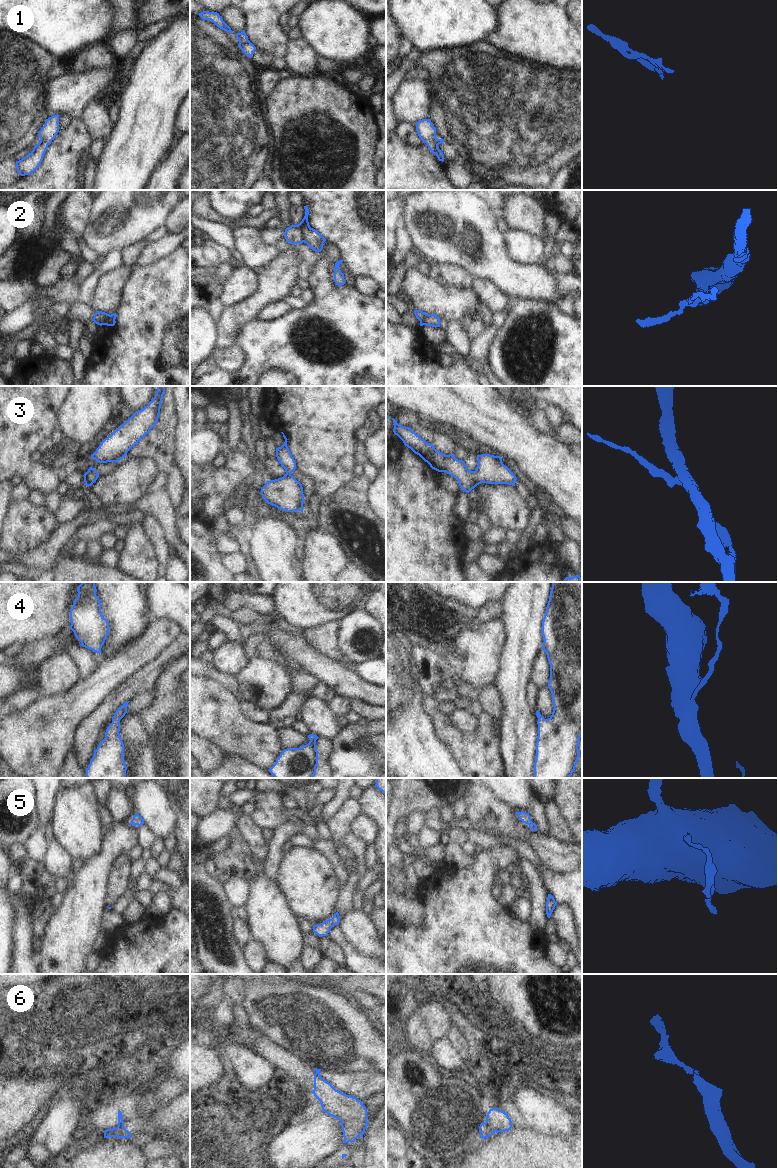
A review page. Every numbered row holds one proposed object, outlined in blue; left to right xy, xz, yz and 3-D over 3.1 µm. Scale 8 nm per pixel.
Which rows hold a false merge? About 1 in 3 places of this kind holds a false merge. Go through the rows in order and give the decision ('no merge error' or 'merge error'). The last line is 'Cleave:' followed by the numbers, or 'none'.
1: no merge error
2: merge error
3: no merge error
4: no merge error
5: no merge error
6: merge error
Cleave: 2, 6

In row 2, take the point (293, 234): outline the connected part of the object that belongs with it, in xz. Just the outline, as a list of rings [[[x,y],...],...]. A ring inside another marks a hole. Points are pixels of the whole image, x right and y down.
[[[304,206],[304,209],[305,216],[302,219],[302,221],[298,225],[291,225],[290,227],[285,229],[284,237],[286,238],[286,241],[289,242],[290,244],[302,244],[304,242],[300,226],[303,223],[309,224],[308,222],[309,209],[307,206]]]

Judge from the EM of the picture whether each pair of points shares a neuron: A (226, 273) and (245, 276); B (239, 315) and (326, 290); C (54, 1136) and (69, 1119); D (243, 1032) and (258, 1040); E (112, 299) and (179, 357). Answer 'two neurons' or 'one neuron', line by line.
A: two neurons
B: two neurons
C: one neuron
D: one neuron
E: two neurons

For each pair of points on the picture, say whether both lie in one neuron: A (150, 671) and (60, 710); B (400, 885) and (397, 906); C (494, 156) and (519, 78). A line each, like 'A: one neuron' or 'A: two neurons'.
A: two neurons
B: two neurons
C: one neuron

